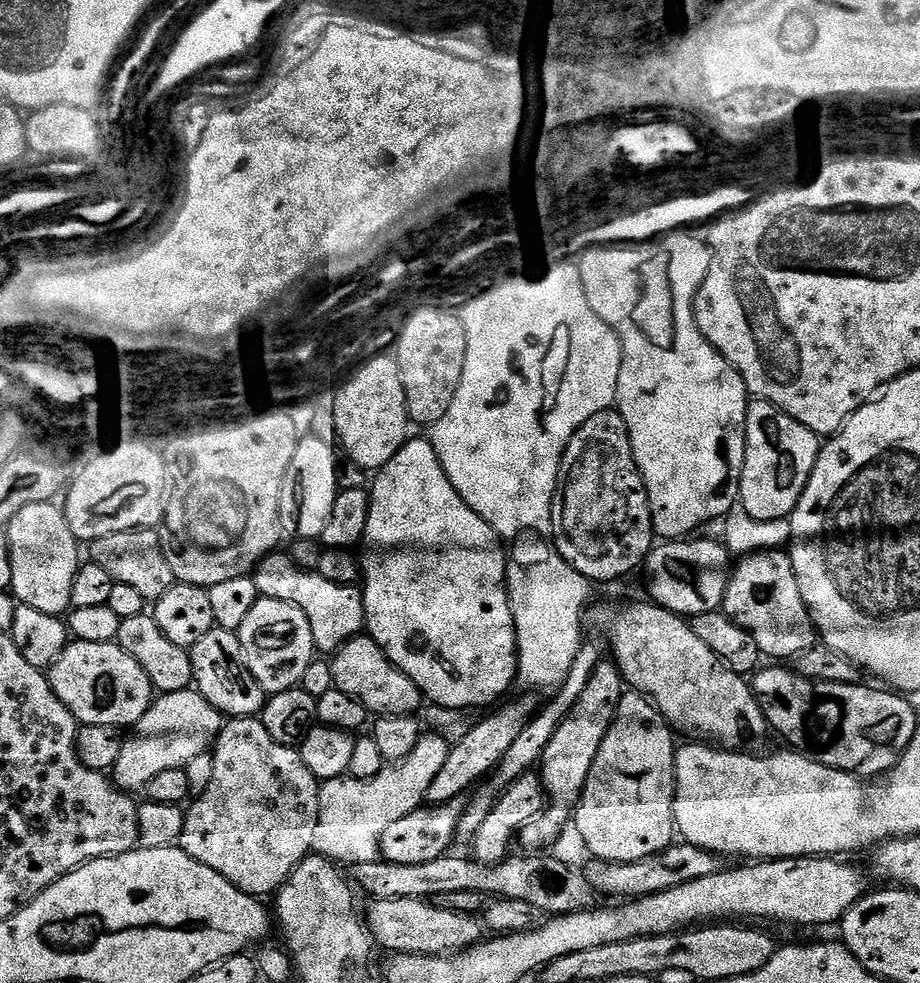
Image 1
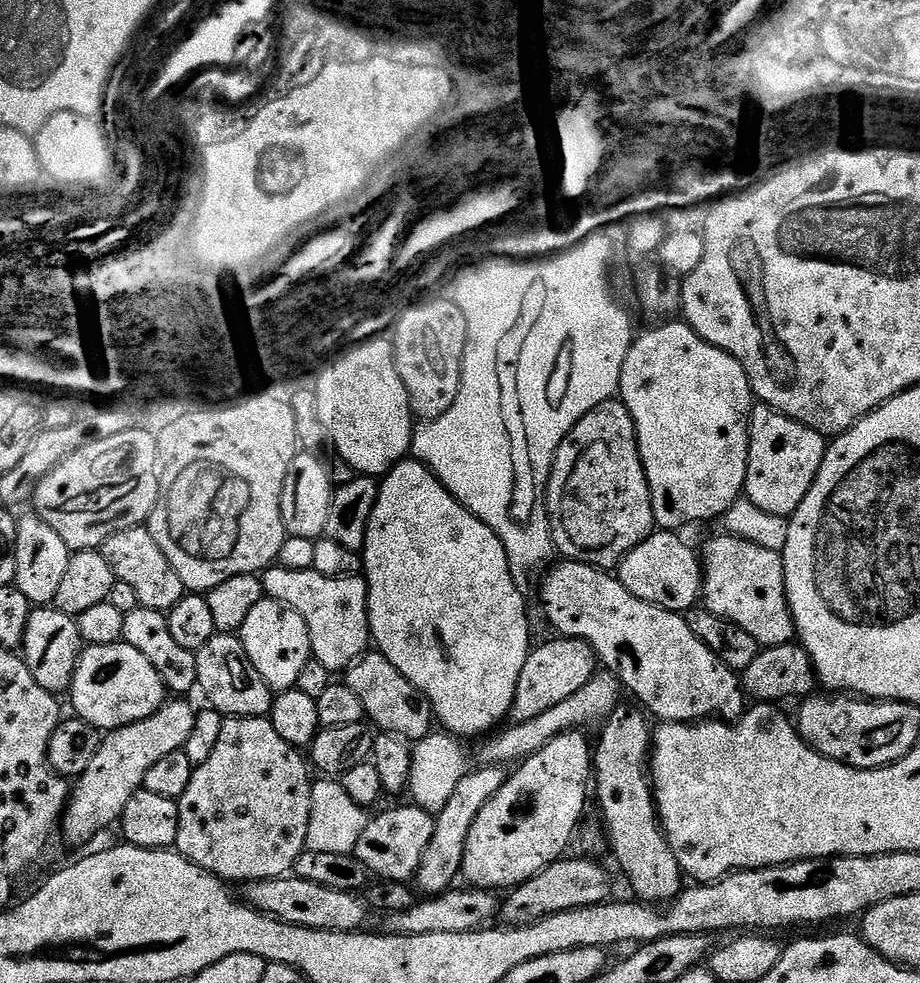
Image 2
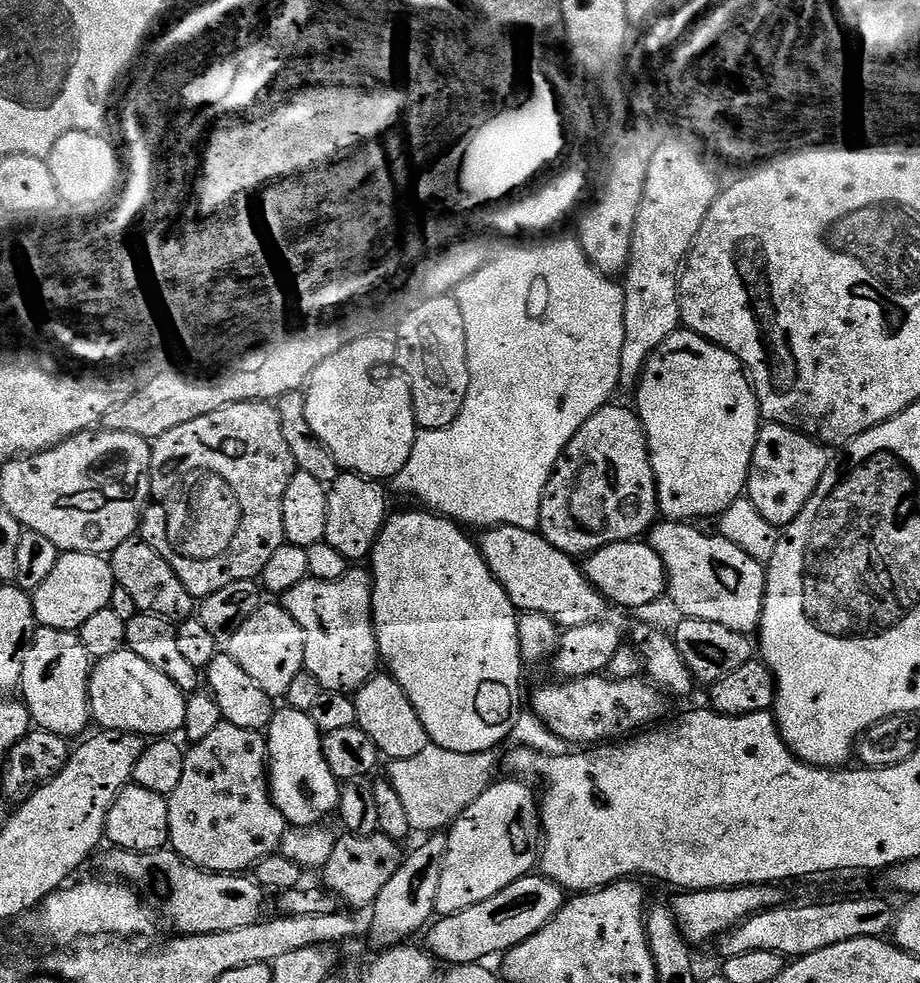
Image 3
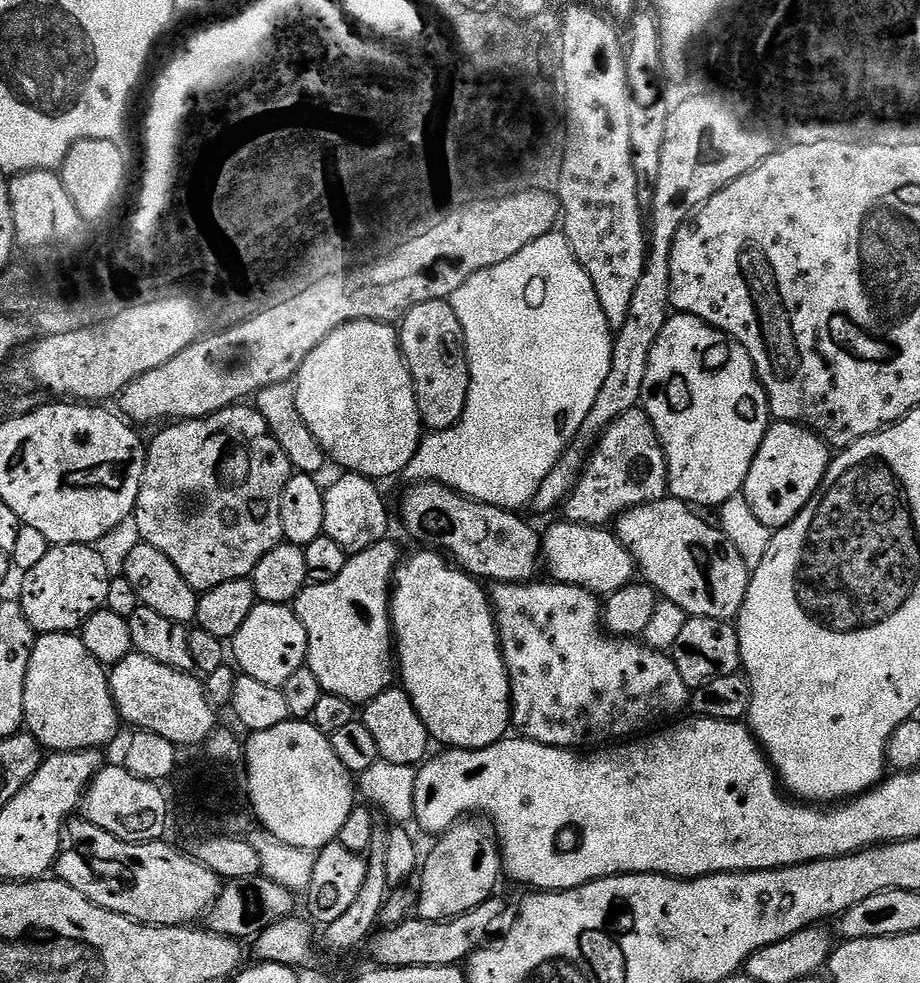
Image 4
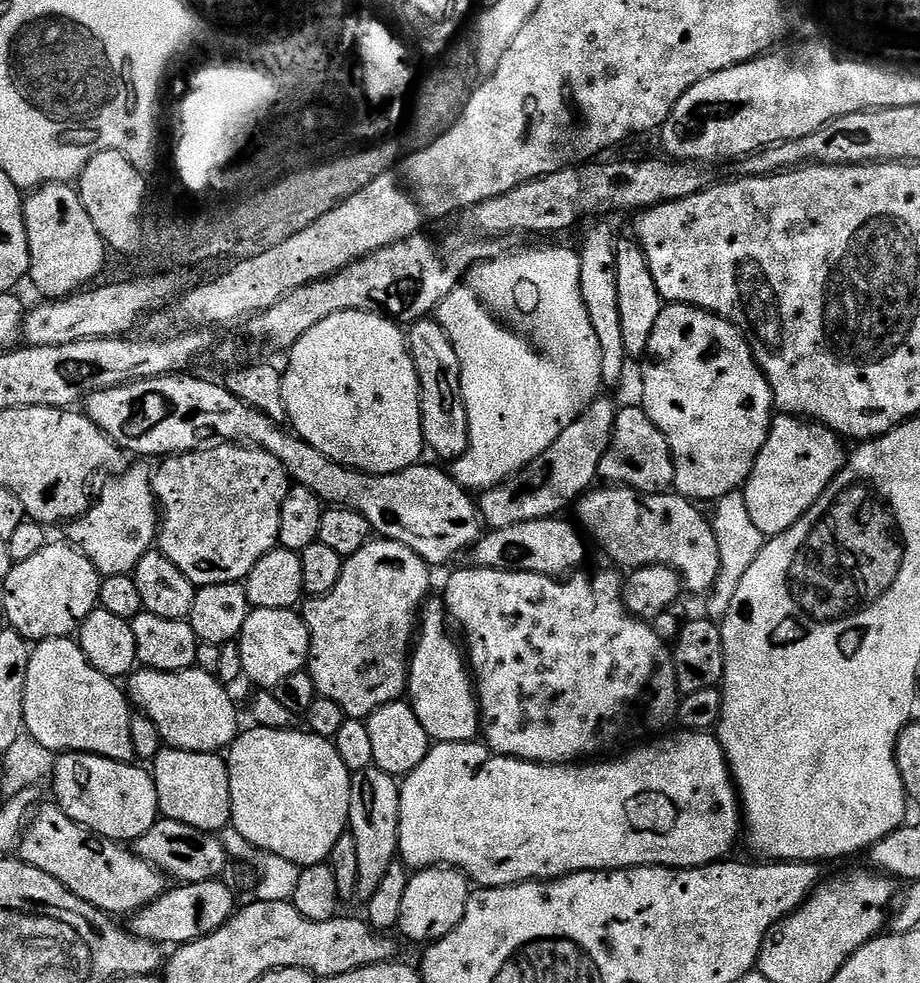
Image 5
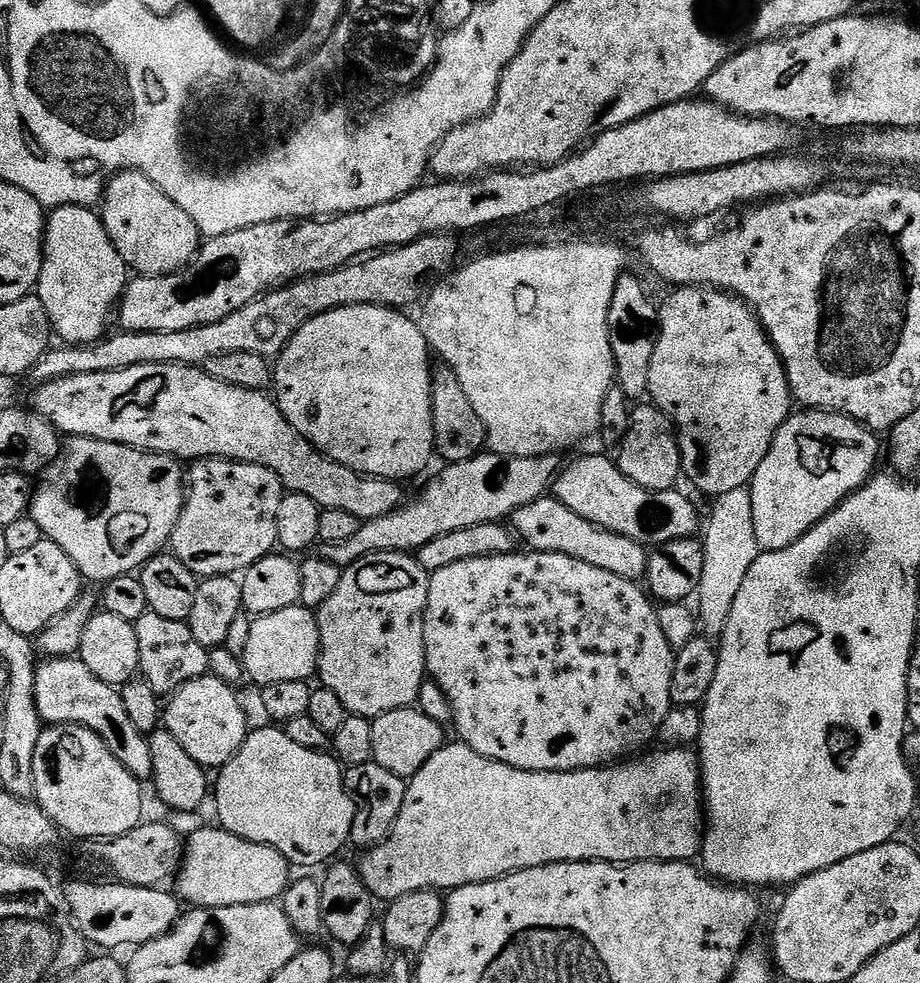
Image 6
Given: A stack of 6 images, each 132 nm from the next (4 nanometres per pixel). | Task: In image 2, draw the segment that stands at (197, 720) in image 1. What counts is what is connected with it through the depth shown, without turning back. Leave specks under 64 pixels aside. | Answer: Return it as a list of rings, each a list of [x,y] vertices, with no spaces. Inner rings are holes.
[[[176,698],[173,700],[176,701],[173,704],[172,701],[165,703],[164,707],[150,718],[127,724],[121,728],[113,728],[103,737],[98,754],[94,756],[94,762],[90,762],[90,766],[86,766],[86,770],[75,781],[70,792],[68,807],[62,816],[62,836],[64,832],[65,838],[70,843],[80,844],[83,840],[98,835],[103,828],[108,828],[111,824],[113,827],[126,810],[126,802],[130,802],[130,798],[134,798],[134,794],[143,789],[146,770],[150,770],[150,766],[154,766],[162,758],[166,758],[166,754],[174,754],[183,749],[184,743],[188,741],[194,730],[197,709],[191,708],[184,701],[187,699]]]

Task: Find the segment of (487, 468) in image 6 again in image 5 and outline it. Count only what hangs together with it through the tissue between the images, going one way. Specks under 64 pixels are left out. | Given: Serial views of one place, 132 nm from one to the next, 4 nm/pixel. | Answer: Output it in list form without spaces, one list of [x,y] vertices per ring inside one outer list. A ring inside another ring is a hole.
[[[603,396],[593,400],[577,420],[570,422],[570,426],[558,434],[558,442],[554,442],[550,450],[515,476],[479,493],[478,509],[489,529],[559,517],[597,483],[600,463],[612,441],[618,411],[618,404]]]

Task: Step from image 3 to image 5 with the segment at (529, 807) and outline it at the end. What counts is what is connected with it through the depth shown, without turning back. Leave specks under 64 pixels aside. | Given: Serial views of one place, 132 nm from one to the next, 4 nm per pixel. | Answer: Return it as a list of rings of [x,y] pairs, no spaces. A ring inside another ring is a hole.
[[[451,866],[421,868],[413,871],[408,877],[406,895],[400,907],[400,923],[398,932],[419,946],[427,946],[434,940],[440,940],[466,914],[466,902],[470,895],[470,881],[463,872]]]

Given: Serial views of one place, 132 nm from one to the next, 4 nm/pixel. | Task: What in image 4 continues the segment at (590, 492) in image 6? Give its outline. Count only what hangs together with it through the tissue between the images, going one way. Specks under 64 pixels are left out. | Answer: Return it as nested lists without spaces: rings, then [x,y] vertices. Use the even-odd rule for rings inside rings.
[[[665,498],[629,508],[615,521],[614,531],[632,556],[643,583],[649,584],[663,599],[674,602],[674,606],[682,606],[689,617],[705,616],[732,622],[740,615],[740,607],[746,598],[750,569],[746,562],[742,562],[742,554],[734,550],[726,534],[715,523],[707,524],[699,514],[680,500]]]

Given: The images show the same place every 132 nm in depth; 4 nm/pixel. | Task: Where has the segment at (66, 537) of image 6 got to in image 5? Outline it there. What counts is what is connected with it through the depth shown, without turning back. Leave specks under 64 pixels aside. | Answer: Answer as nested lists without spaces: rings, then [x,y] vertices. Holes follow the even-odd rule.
[[[128,466],[115,480],[116,505],[113,508],[89,507],[79,520],[67,525],[67,539],[90,558],[101,577],[135,573],[137,562],[153,547],[158,536],[158,505],[152,492],[152,472]]]

